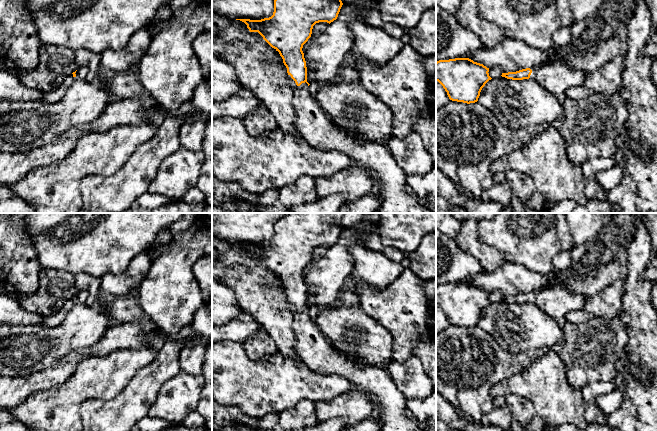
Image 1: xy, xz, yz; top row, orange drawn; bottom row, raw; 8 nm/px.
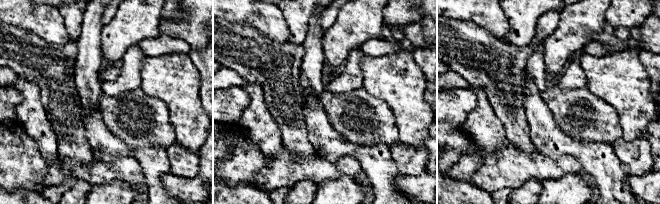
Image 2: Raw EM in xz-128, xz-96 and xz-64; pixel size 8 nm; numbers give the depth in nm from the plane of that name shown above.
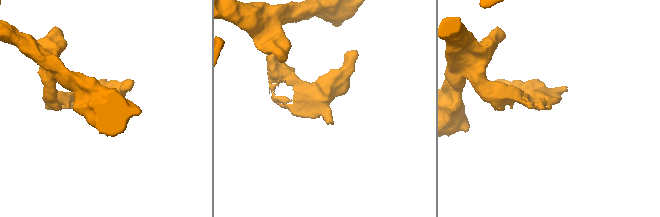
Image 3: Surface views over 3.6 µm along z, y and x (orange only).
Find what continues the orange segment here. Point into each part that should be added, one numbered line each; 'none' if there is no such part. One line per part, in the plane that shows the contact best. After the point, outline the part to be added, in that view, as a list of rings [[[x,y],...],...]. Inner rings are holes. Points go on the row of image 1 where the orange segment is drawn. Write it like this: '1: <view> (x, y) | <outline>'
1: xz (313, 124) | [[[288,75],[293,90],[296,127],[304,140],[323,151],[345,153],[355,166],[368,169],[378,182],[381,203],[374,213],[433,213],[405,192],[406,175],[388,147],[375,141],[357,142],[340,130],[312,97],[308,84],[297,86]]]

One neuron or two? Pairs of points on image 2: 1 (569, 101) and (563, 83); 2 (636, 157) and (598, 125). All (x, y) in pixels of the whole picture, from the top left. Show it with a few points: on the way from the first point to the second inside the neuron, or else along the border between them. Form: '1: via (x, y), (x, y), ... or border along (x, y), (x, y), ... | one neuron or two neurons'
1: border along (551, 83), (561, 89), (586, 87) | two neurons
2: border along (620, 137), (611, 144) | two neurons

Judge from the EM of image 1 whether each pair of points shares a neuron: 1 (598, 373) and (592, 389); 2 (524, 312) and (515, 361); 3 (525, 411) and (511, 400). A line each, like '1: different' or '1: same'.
1: different
2: different
3: same

